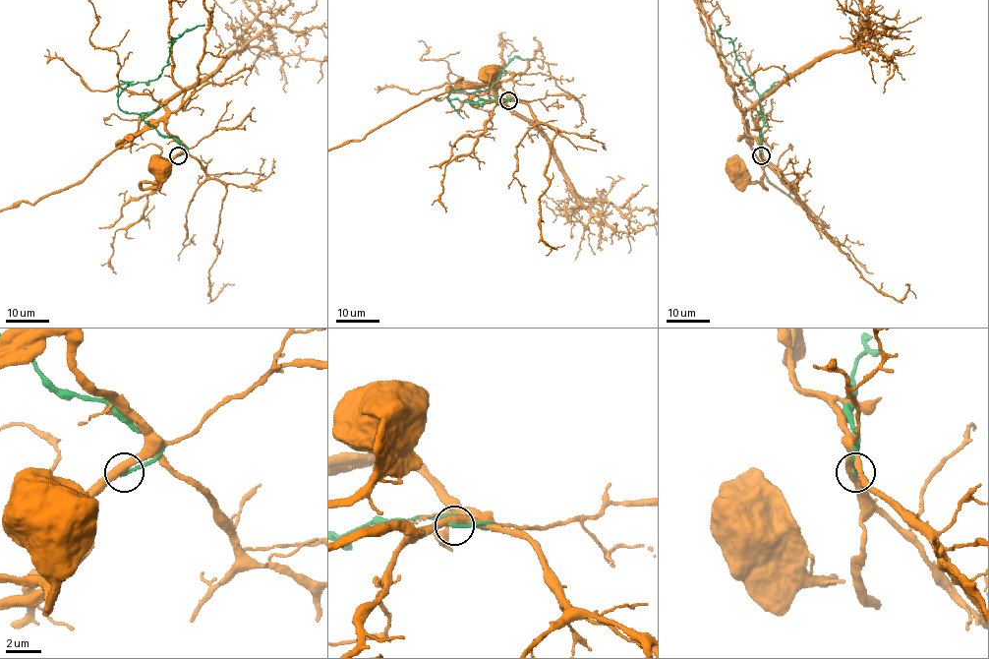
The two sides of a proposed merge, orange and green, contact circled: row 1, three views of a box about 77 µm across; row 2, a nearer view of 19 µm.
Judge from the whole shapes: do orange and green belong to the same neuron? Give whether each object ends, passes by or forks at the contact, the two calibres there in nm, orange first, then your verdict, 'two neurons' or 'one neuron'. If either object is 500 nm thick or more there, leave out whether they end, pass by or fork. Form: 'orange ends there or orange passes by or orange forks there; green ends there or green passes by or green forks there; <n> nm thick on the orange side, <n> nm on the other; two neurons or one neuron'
orange passes by; green ends there; 440 nm thick on the orange side, 260 nm on the other; two neurons

